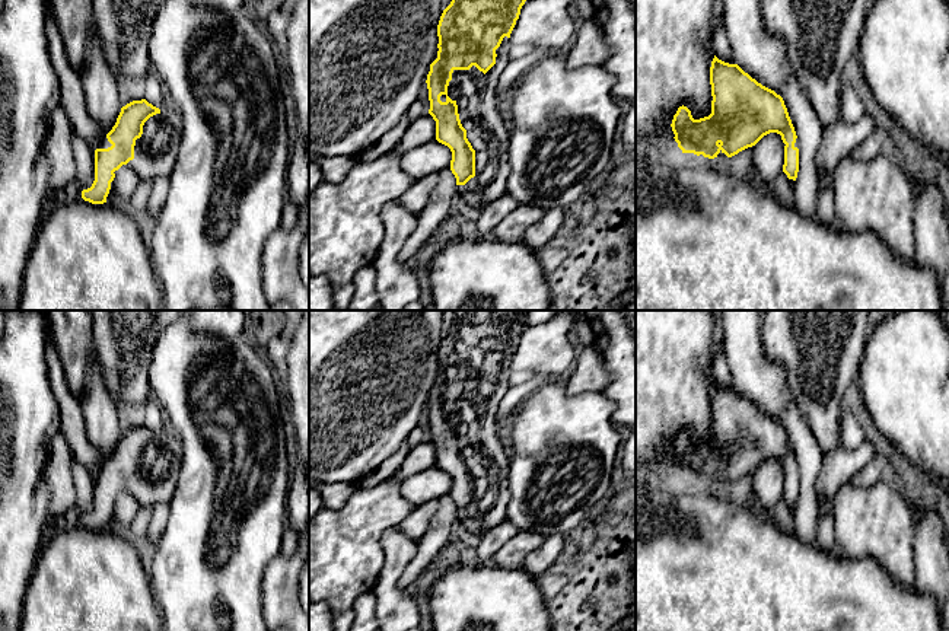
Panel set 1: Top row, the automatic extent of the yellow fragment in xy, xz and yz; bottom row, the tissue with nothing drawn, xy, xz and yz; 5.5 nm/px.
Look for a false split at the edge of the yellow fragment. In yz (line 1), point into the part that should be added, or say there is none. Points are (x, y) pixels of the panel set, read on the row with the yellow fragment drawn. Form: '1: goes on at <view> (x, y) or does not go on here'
1: does not go on here

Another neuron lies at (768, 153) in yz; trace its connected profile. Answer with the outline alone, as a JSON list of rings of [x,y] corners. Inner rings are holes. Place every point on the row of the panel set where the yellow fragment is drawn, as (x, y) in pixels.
[[[770,133],[764,136],[752,152],[754,182],[761,188],[771,189],[776,178],[783,172],[784,143],[781,136]]]

